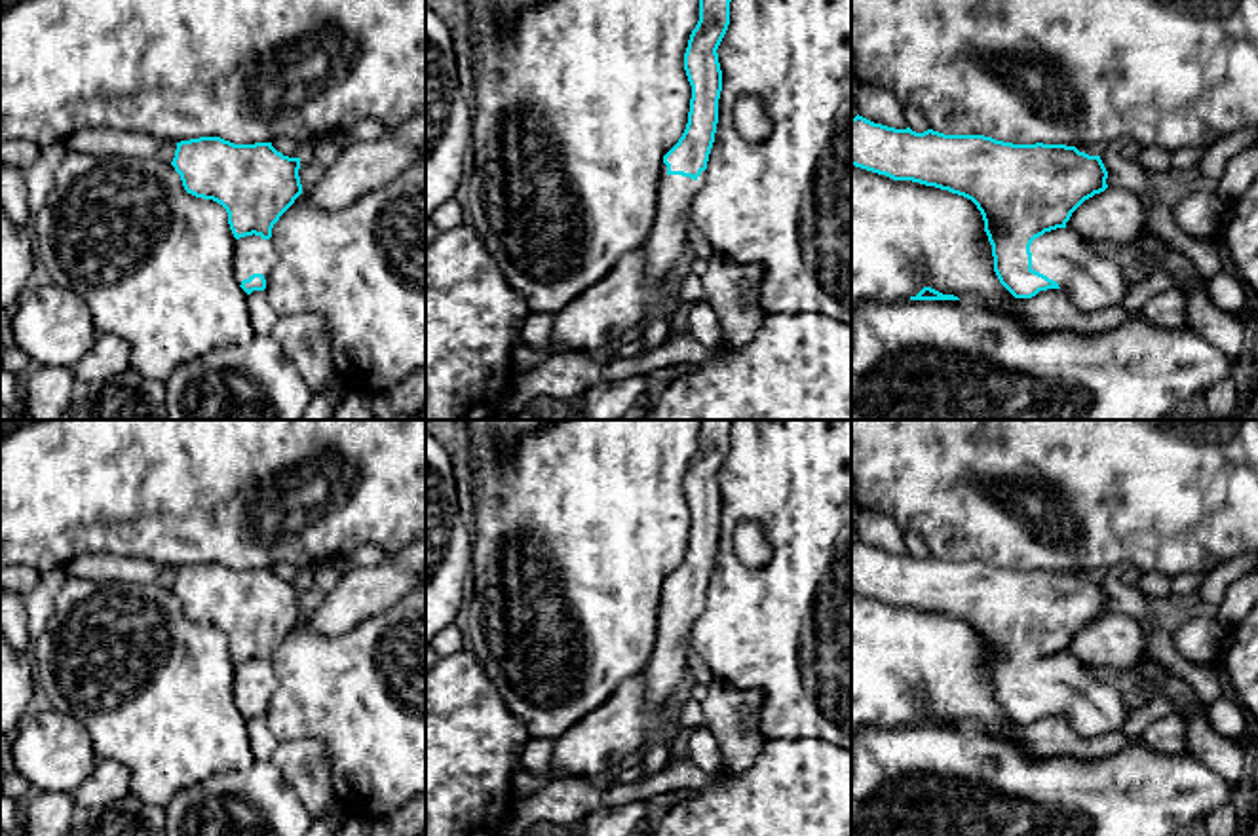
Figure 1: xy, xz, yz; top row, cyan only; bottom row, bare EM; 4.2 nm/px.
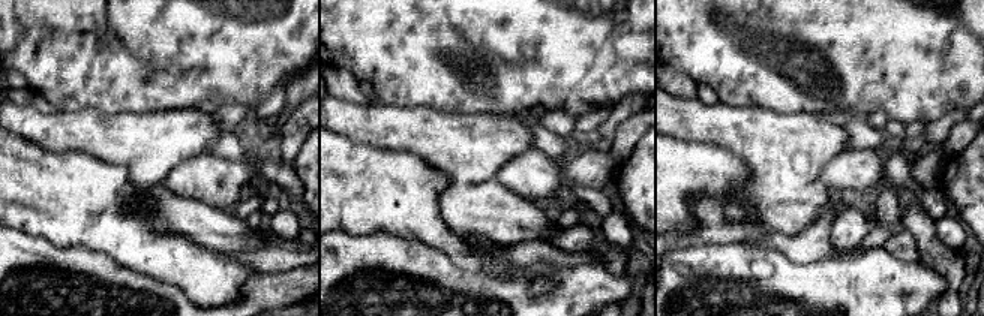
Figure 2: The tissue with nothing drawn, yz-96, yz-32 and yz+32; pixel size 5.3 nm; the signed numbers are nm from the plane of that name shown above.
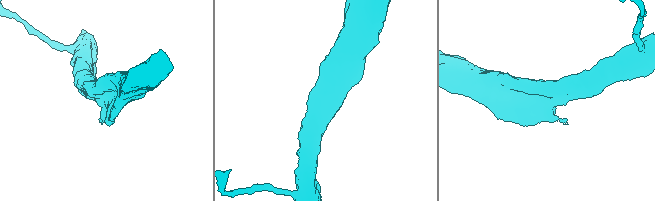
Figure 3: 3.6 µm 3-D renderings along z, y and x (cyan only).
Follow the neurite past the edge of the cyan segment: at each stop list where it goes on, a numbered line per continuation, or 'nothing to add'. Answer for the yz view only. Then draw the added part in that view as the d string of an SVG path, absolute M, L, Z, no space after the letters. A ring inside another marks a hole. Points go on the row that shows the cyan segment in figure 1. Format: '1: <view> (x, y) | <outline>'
1: yz (1093, 282) | M1070 228L1036 238L1030 253L1032 270L1057 281L1083 314L1119 306L1134 283L1115 260L1096 253Z

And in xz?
1: xz (667, 242) | M661 163L658 186L658 215L646 241L648 274L656 281L667 281L684 251L690 247L692 203L703 184L705 171L694 180L682 175L669 175Z

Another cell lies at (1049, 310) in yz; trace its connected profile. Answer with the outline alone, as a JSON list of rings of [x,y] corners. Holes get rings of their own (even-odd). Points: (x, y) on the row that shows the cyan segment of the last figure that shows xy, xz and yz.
[[[1047,289],[1032,298],[1017,298],[1005,304],[1003,314],[1017,319],[1028,332],[1110,332],[1131,319],[1144,319],[1142,312],[1114,306],[1110,310],[1083,314],[1068,298],[1064,289]]]

